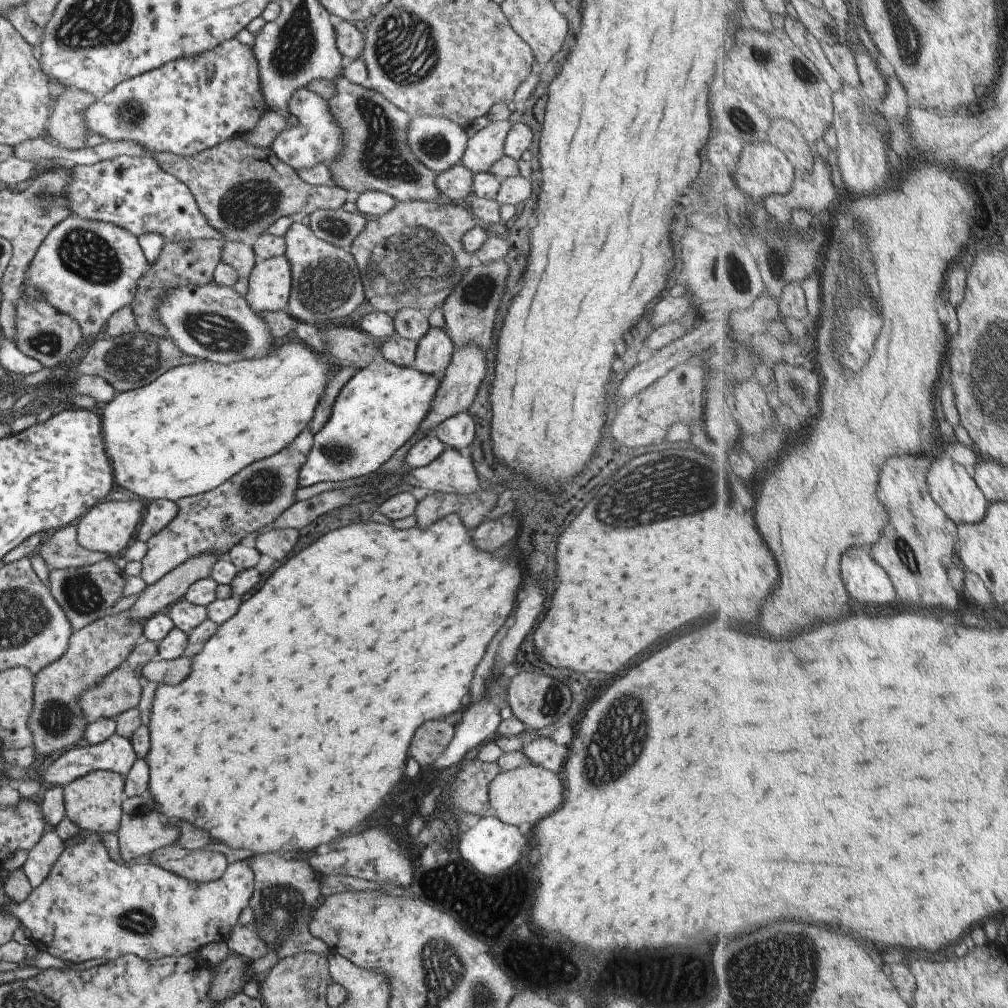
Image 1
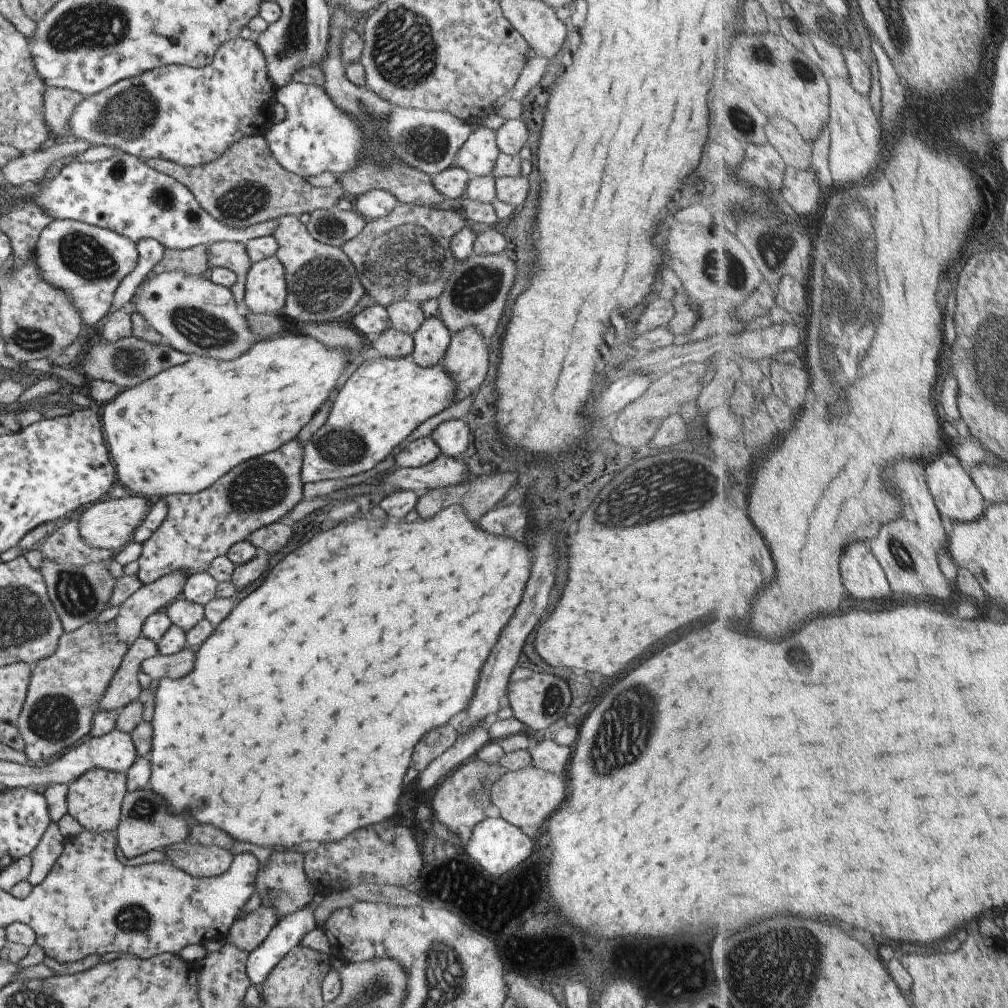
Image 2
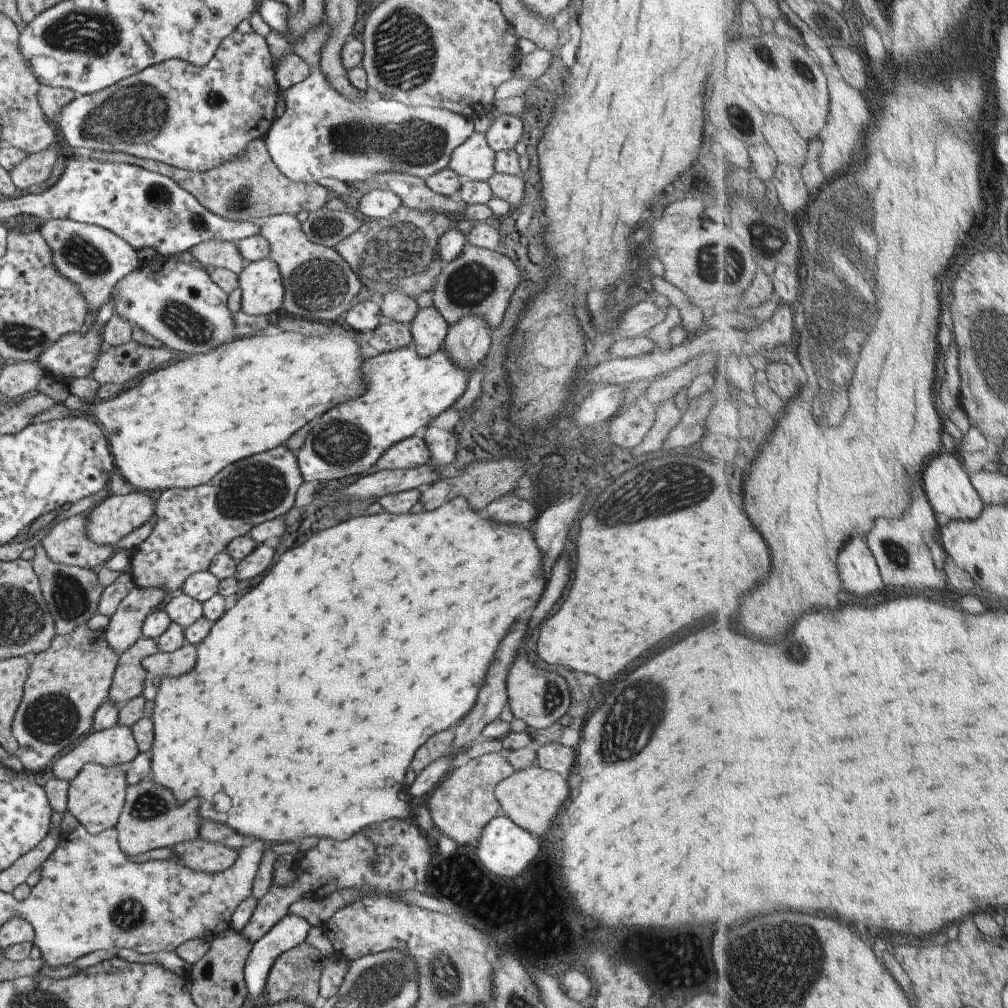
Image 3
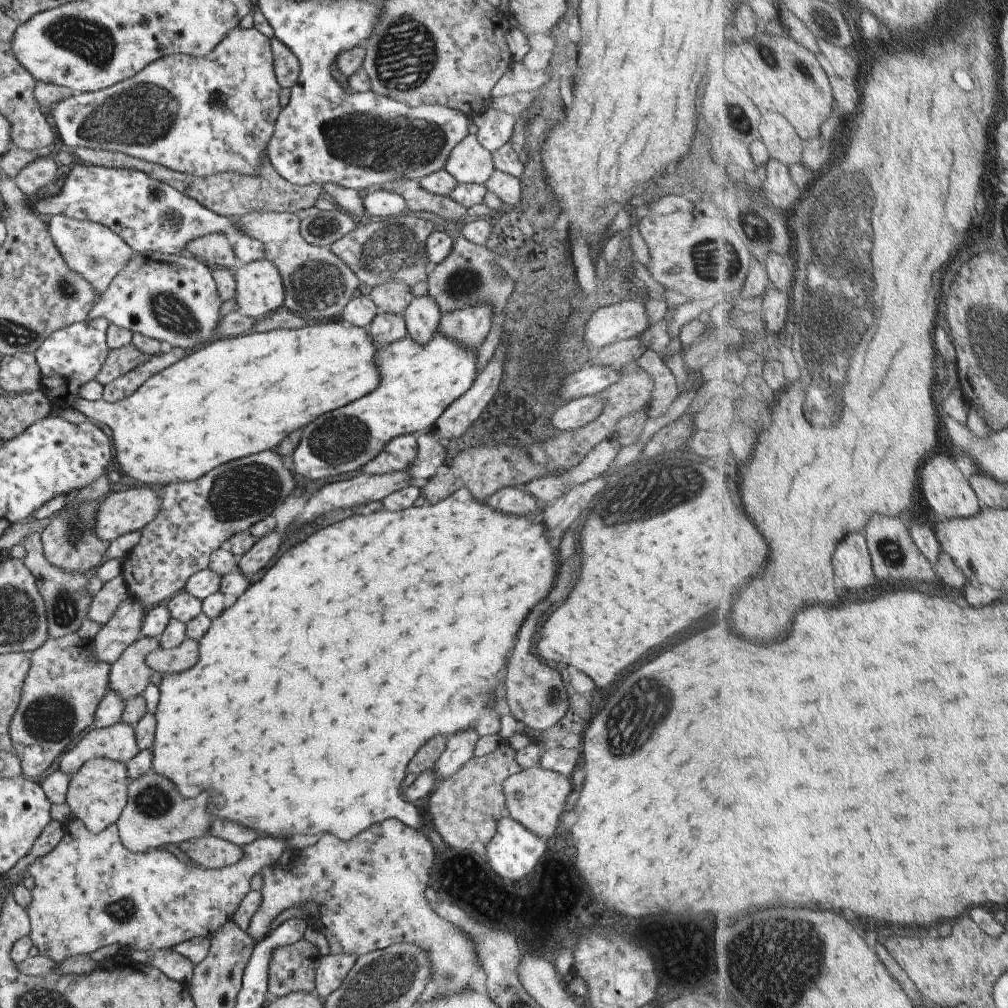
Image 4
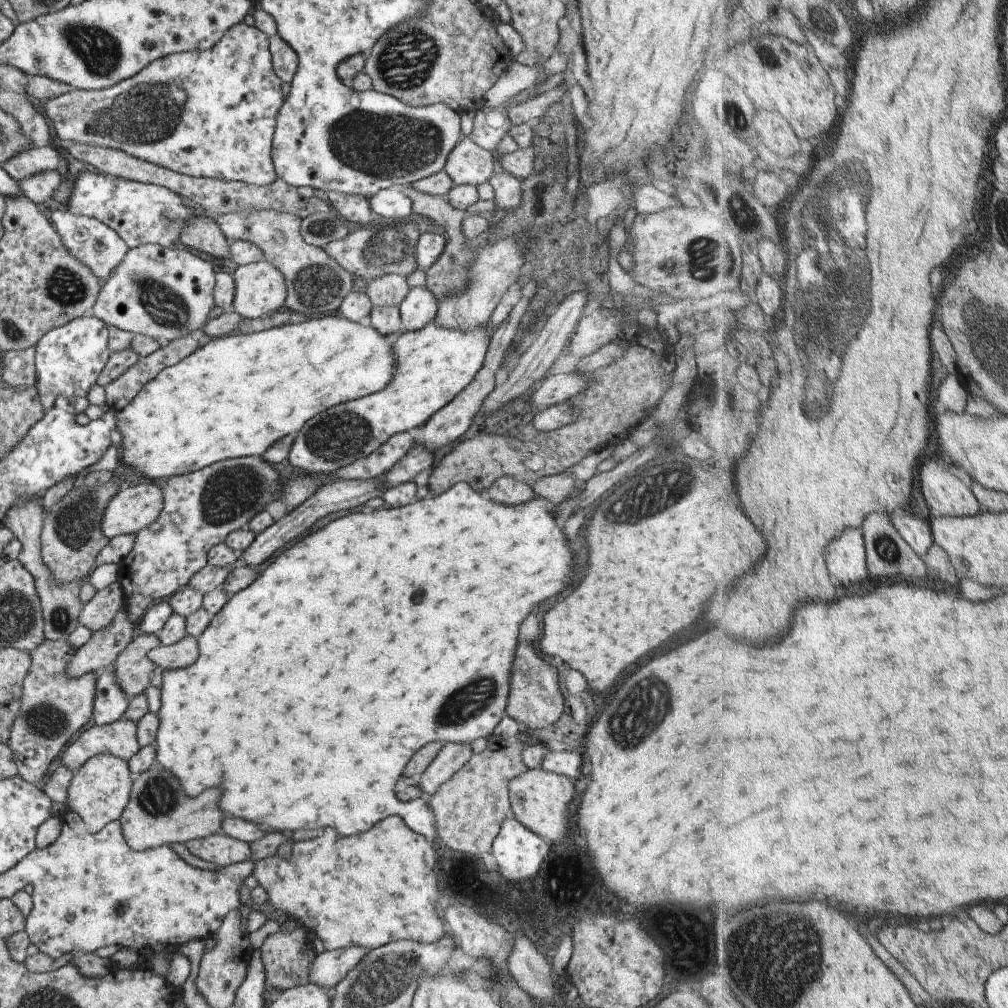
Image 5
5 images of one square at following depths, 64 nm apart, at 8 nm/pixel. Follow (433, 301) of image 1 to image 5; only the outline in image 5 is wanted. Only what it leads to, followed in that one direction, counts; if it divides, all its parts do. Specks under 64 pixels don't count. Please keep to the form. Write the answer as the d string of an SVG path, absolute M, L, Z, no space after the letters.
M375 216L373 223L352 227L343 238L330 239L323 248L327 256L333 258L343 270L354 278L360 278L365 284L386 274L399 274L406 279L417 269L414 246L417 246L417 238L421 236L422 225L425 229L425 224L418 217L390 221L383 216Z

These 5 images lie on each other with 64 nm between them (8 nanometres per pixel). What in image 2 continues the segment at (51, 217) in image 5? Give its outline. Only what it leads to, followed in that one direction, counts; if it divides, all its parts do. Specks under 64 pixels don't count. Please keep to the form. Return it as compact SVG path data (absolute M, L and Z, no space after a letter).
M55 219L39 233L35 249L39 276L65 292L81 316L81 324L99 327L113 304L119 282L135 268L138 252L135 242L113 230L71 219Z

